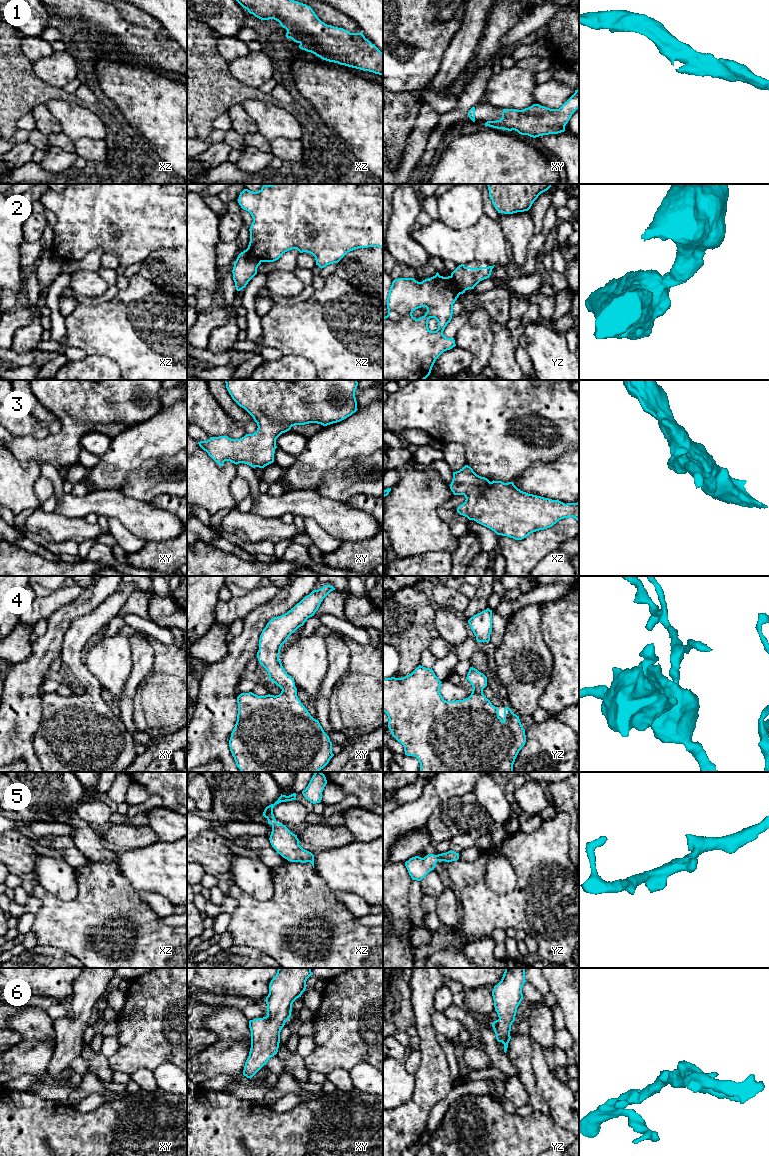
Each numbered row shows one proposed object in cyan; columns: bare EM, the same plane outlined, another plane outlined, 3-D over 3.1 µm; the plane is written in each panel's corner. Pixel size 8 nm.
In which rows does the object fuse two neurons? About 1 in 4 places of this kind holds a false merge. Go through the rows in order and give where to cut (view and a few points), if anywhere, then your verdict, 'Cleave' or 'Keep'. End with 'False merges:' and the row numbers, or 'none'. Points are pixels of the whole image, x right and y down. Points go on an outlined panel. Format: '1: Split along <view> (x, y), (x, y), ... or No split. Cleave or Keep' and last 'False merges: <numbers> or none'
1: No split. Keep
2: Split along yz (451, 275), (459, 294). Cleave
3: No split. Keep
4: No split. Keep
5: No split. Keep
6: No split. Keep
False merges: 2

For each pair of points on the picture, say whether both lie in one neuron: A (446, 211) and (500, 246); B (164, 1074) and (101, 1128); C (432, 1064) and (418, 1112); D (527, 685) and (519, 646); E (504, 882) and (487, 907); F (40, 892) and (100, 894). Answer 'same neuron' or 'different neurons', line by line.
A: different neurons
B: different neurons
C: same neuron
D: same neuron
E: different neurons
F: same neuron

